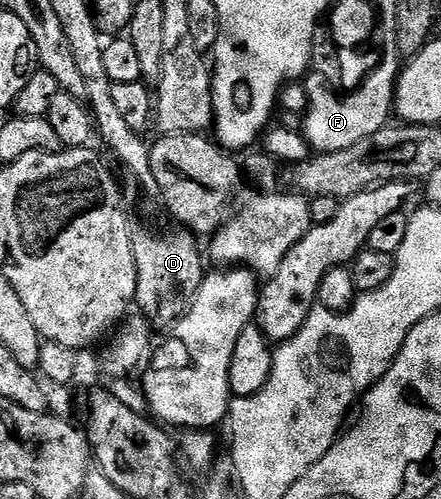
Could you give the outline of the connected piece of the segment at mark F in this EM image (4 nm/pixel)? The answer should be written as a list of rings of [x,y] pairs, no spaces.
[[[381,60],[375,70],[356,90],[344,93],[344,98],[338,98],[327,87],[327,82],[319,74],[308,73],[307,82],[307,118],[302,119],[301,133],[307,139],[307,145],[312,151],[328,154],[341,148],[350,148],[365,140],[365,136],[373,136],[373,132],[392,121],[395,108],[395,84],[399,80],[400,71],[387,70],[386,61]]]

